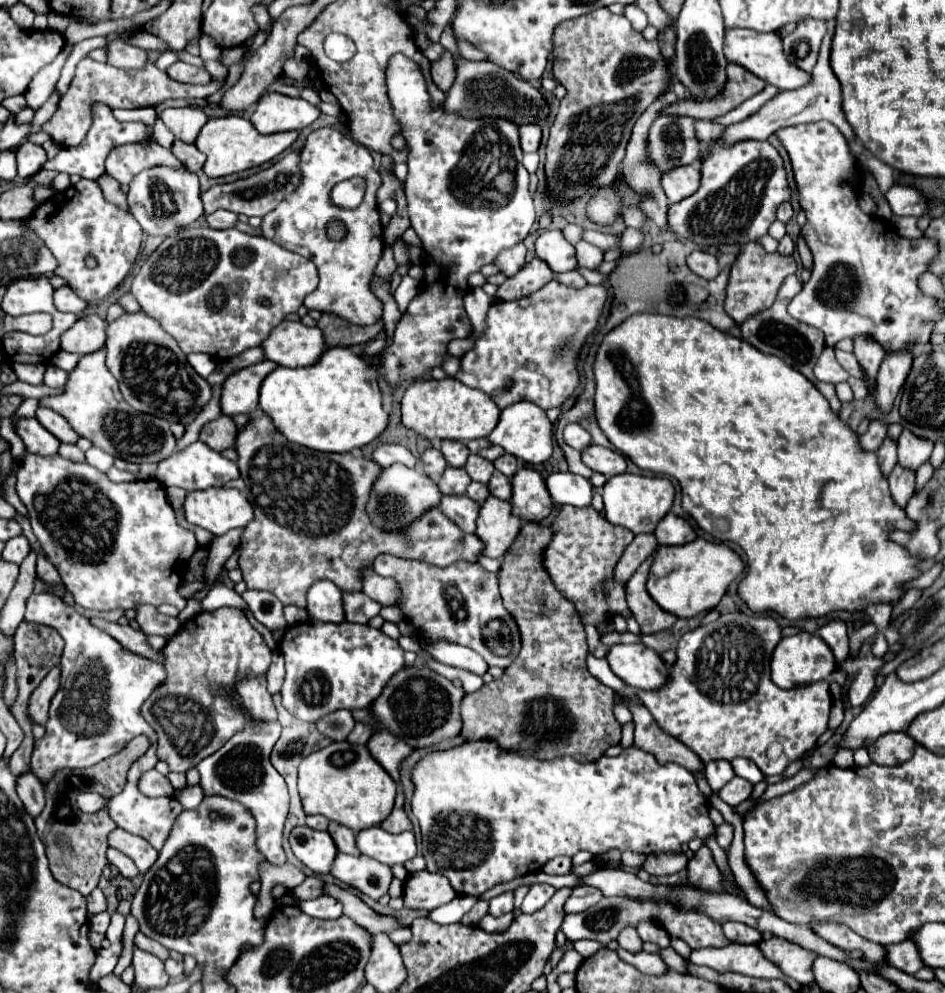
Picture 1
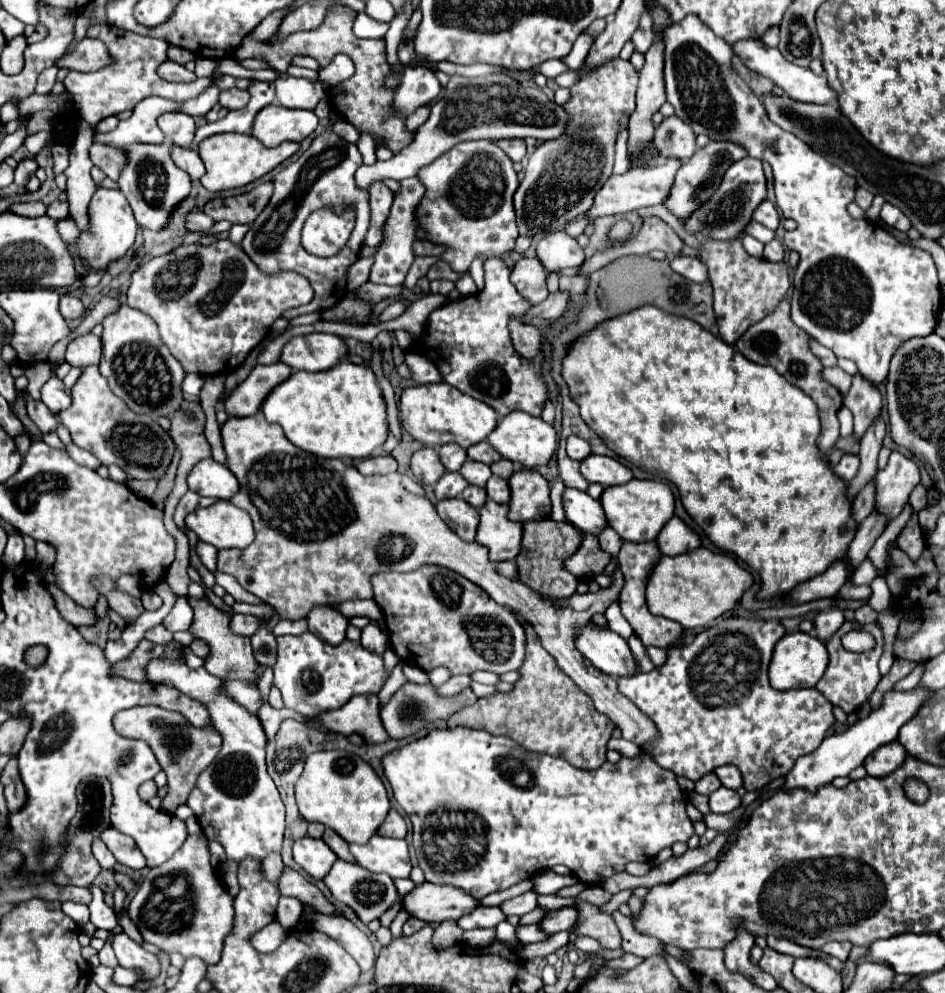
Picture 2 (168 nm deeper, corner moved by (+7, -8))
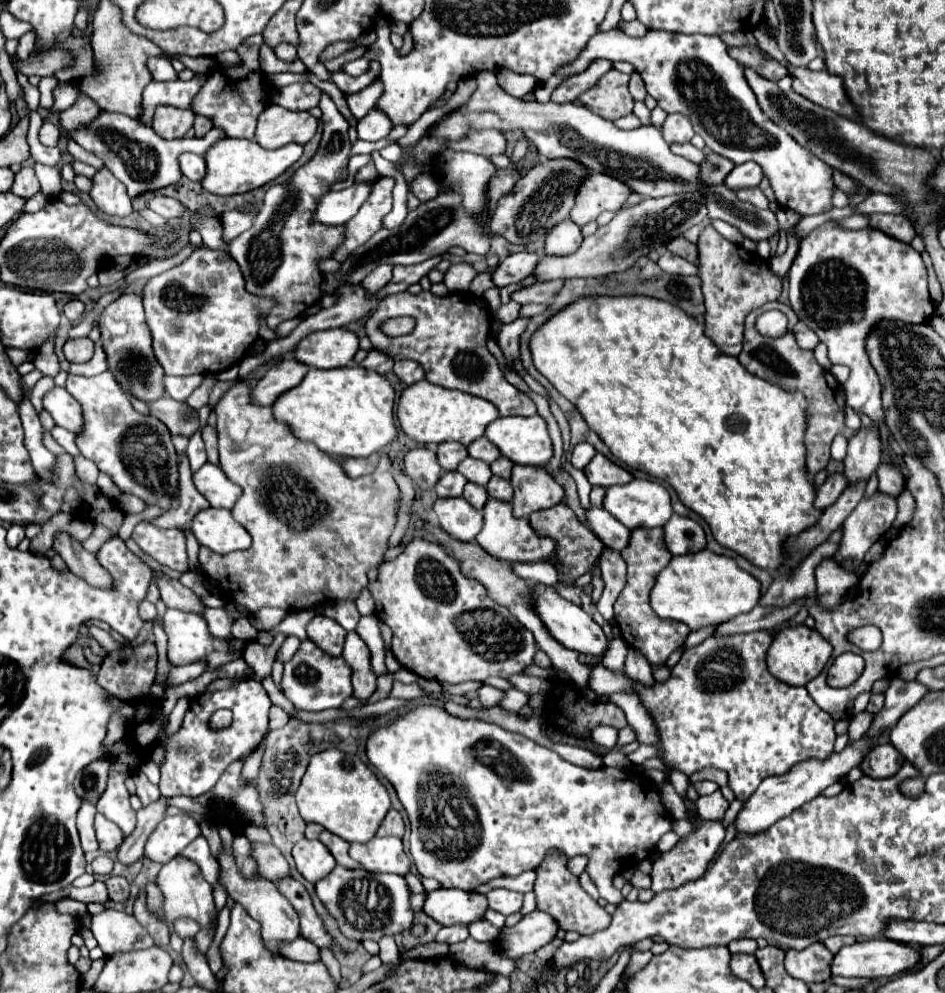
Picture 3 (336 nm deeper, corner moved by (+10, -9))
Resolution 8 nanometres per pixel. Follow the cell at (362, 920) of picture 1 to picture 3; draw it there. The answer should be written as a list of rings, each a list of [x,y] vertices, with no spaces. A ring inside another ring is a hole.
[[[252,843],[254,847],[254,859],[260,867],[260,875],[272,883],[278,883],[282,879],[292,877],[288,861],[282,857],[282,853],[272,845],[262,845],[262,843]]]

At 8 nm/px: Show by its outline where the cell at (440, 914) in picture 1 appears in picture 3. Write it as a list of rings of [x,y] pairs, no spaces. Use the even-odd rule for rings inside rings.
[[[576,856],[574,858],[569,859],[567,867],[573,875],[579,877],[580,874],[585,870],[587,863],[588,863],[587,857]]]

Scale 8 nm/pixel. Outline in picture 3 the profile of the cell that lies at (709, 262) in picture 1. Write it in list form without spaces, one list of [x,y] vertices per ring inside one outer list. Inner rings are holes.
[[[664,251],[662,253],[662,257],[658,259],[658,265],[664,271],[672,273],[672,275],[698,275],[698,267],[694,263],[682,259],[678,255],[672,255],[670,251]]]

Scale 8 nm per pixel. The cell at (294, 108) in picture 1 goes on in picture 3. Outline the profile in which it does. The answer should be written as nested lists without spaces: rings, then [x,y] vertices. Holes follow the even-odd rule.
[[[268,105],[256,127],[256,141],[264,149],[278,149],[288,143],[306,145],[318,129],[318,121],[308,111],[288,111],[280,105]]]

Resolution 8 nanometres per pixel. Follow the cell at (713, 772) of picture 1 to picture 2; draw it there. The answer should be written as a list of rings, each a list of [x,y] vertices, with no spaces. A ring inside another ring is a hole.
[[[711,772],[711,774],[705,774],[701,780],[695,782],[695,792],[697,792],[697,794],[709,796],[709,794],[713,794],[717,788],[721,788],[721,782],[719,782],[719,778],[717,778],[713,772]]]

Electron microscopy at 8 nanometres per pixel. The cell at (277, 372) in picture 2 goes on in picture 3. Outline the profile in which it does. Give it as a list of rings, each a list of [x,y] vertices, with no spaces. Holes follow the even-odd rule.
[[[282,359],[280,363],[272,365],[268,369],[268,373],[256,383],[256,387],[252,389],[252,403],[264,407],[264,405],[272,405],[280,393],[296,387],[304,375],[308,373],[308,367],[304,367],[302,363],[296,363],[296,359]]]

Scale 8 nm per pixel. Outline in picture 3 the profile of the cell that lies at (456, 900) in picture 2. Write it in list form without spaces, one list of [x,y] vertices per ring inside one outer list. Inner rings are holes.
[[[436,889],[426,893],[424,913],[438,921],[440,925],[454,925],[454,923],[472,923],[482,919],[484,911],[488,909],[486,895],[476,891],[460,891],[460,889]]]

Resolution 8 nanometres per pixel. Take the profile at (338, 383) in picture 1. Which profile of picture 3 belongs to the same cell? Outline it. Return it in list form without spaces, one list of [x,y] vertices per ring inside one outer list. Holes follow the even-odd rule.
[[[340,367],[340,369],[310,369],[300,385],[282,393],[272,405],[274,419],[290,427],[290,431],[300,441],[314,443],[320,451],[328,455],[342,457],[368,457],[380,451],[386,443],[396,439],[394,427],[394,389],[386,377],[364,367]]]

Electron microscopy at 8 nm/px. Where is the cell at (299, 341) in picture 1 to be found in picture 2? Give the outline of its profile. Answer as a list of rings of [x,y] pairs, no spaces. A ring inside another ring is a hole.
[[[313,332],[313,334],[291,338],[283,348],[281,362],[289,364],[293,370],[321,372],[333,368],[347,354],[349,350],[341,336]]]

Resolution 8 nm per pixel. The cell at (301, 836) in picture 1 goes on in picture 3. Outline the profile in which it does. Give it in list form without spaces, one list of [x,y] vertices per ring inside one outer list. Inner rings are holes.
[[[302,839],[294,845],[292,857],[296,861],[296,869],[300,871],[300,875],[310,883],[316,883],[318,879],[326,877],[336,865],[332,853],[320,841]]]

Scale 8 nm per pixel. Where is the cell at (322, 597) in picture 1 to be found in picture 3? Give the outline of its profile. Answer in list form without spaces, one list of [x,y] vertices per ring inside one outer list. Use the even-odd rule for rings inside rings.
[[[316,615],[308,627],[306,627],[308,639],[312,639],[324,653],[338,657],[342,655],[342,647],[344,647],[344,637],[346,631],[342,625],[338,625],[334,619],[326,617],[326,615]]]

